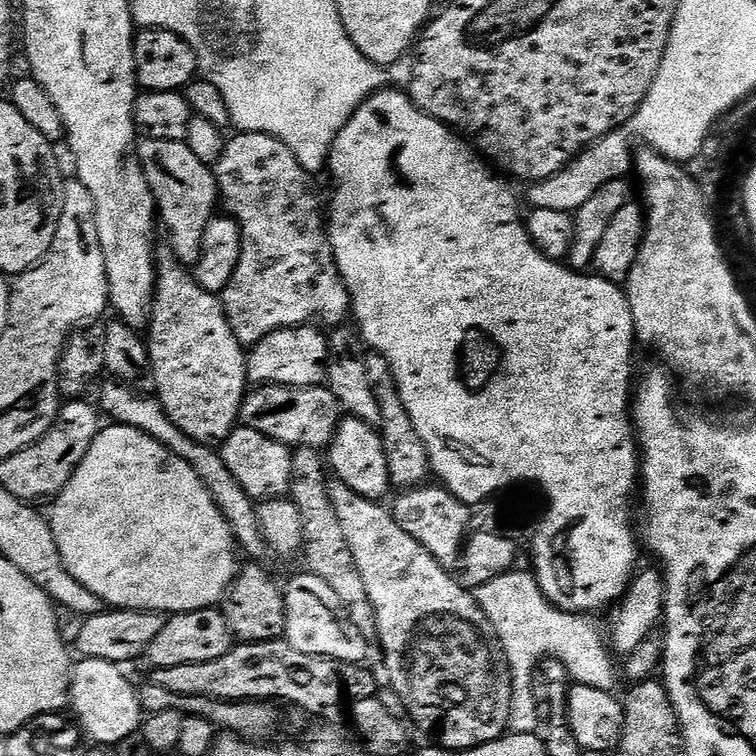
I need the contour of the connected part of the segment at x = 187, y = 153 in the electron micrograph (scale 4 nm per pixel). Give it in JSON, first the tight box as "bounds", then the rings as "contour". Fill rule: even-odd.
{"bounds":[138,139,218,266],"contour":[[[141,139],[138,144],[140,165],[146,182],[156,199],[159,223],[168,231],[170,251],[181,264],[194,266],[200,260],[202,238],[206,226],[214,219],[218,208],[218,189],[215,171],[198,162],[198,154],[184,140],[162,142]]]}

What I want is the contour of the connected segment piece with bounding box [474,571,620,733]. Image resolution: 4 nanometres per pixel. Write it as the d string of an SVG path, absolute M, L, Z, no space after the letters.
M501 571L492 580L479 584L474 590L478 606L490 618L494 630L500 639L500 645L508 659L512 671L512 732L535 733L536 729L536 696L532 693L532 676L537 675L538 665L544 658L558 658L568 670L569 677L578 684L592 686L594 689L613 691L615 684L620 680L620 674L611 660L613 657L607 648L605 639L602 640L600 626L593 615L585 613L564 612L548 601L540 588L535 575L528 572Z

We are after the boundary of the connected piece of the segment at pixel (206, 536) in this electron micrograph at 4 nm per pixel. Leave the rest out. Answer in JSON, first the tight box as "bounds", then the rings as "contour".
{"bounds":[50,424,238,614],"contour":[[[112,424],[101,427],[100,433],[94,438],[86,458],[74,470],[70,482],[60,495],[55,497],[51,505],[50,523],[52,533],[58,542],[58,550],[62,554],[62,562],[86,590],[98,594],[105,606],[111,606],[116,610],[135,610],[137,612],[158,612],[161,614],[175,614],[178,612],[197,612],[199,608],[211,608],[219,605],[225,599],[226,593],[236,579],[238,563],[236,564],[236,552],[238,556],[238,545],[232,538],[232,531],[223,514],[218,510],[214,498],[210,498],[210,490],[206,490],[204,483],[194,474],[192,467],[182,458],[178,458],[170,450],[166,450],[157,440],[134,430],[130,426]]]}

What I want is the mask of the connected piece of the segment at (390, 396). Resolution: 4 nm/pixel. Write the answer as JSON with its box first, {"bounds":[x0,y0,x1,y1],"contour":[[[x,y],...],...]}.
{"bounds":[365,354,429,490],"contour":[[[375,354],[365,355],[366,378],[370,381],[370,390],[374,390],[374,398],[378,398],[378,410],[382,410],[382,422],[378,426],[384,437],[386,462],[390,470],[392,488],[407,490],[421,487],[424,479],[429,479],[428,451],[418,438],[418,430],[414,430],[414,422],[410,422],[410,414],[406,414],[406,406],[402,406],[402,398],[398,394],[398,386],[394,382],[394,374],[390,370],[390,362]]]}

